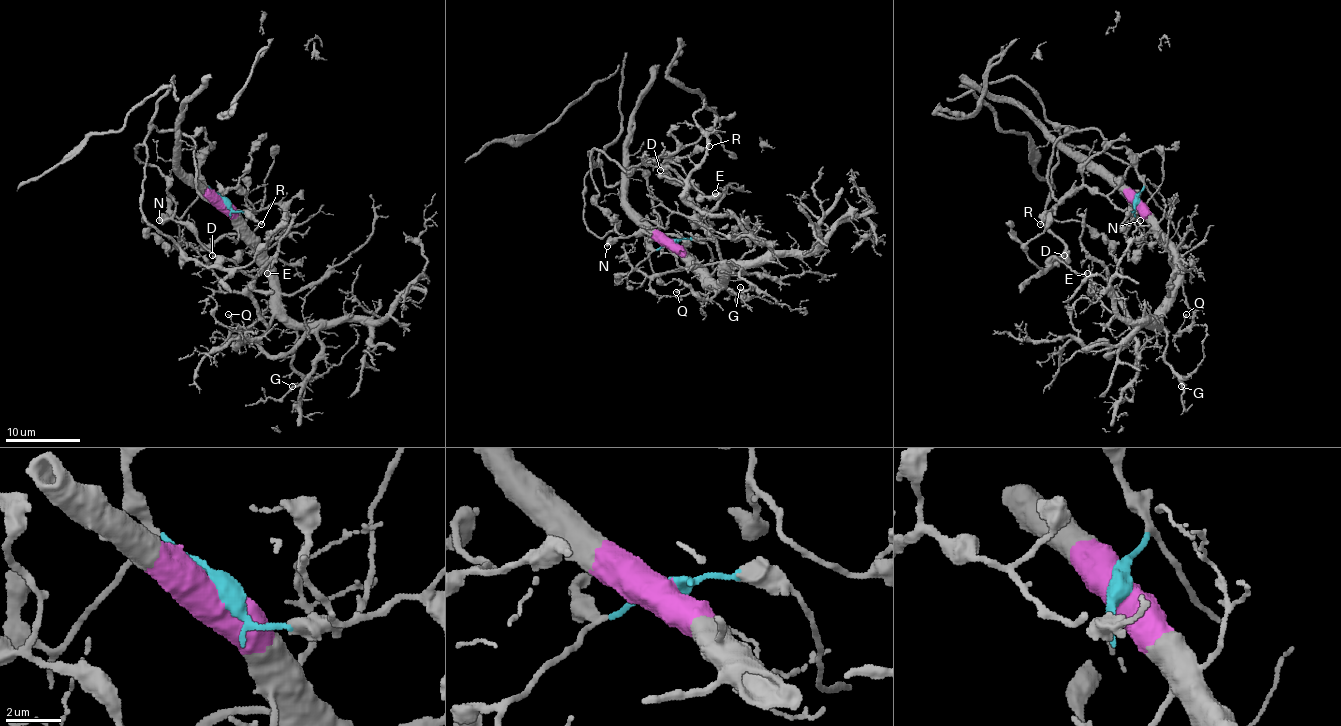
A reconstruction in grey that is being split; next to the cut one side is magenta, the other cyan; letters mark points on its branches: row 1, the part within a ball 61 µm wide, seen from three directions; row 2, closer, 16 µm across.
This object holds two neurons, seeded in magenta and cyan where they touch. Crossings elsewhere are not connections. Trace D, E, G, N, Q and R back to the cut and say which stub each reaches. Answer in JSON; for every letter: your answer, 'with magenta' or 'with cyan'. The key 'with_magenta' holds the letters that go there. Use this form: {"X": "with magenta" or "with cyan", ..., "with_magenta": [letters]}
{"D": "with cyan", "E": "with magenta", "G": "with magenta", "N": "with cyan", "Q": "with magenta", "R": "with cyan", "with_magenta": ["E", "G", "Q"]}

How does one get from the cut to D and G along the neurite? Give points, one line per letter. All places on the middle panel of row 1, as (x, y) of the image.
D: (672, 241), (648, 243), (661, 221), (648, 178), (606, 185), (590, 151), (661, 170)
G: (672, 241), (709, 279), (717, 281), (732, 267), (739, 267), (751, 286), (747, 290), (739, 286)

